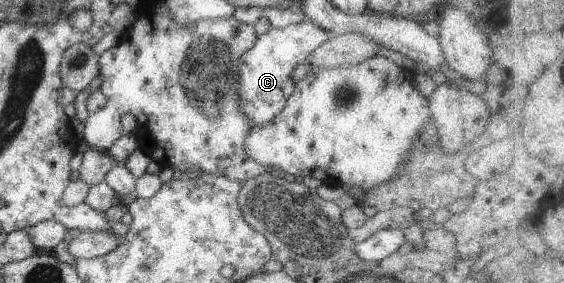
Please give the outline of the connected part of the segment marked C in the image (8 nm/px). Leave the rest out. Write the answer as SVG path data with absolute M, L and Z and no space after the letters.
M304 19L283 28L272 27L268 33L257 37L256 43L242 55L240 63L242 99L246 103L248 117L252 117L254 125L270 123L278 113L282 113L290 95L294 93L294 68L303 63L312 51L316 51L322 43L334 36L332 32L324 31L320 26Z

